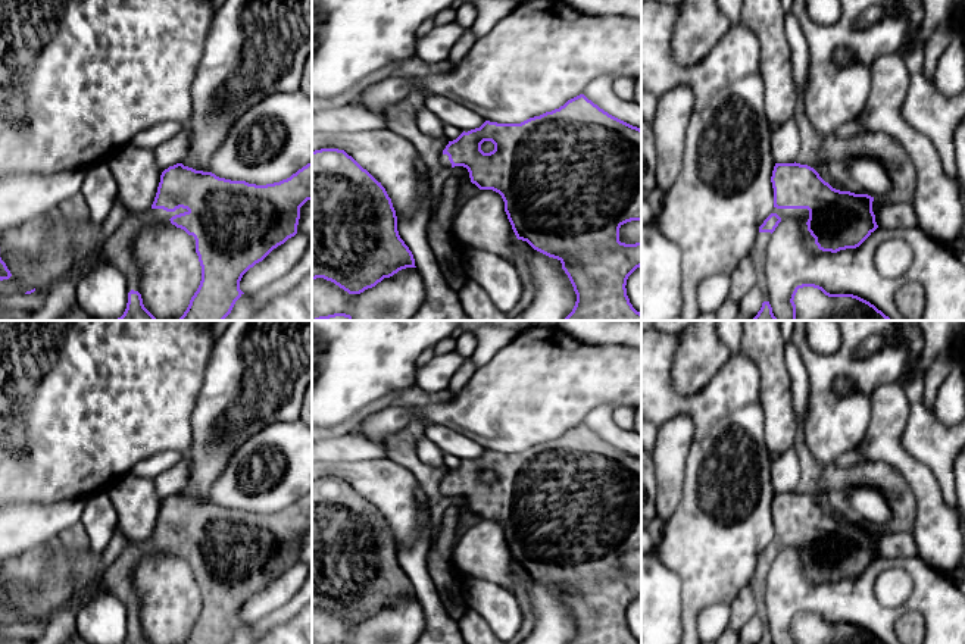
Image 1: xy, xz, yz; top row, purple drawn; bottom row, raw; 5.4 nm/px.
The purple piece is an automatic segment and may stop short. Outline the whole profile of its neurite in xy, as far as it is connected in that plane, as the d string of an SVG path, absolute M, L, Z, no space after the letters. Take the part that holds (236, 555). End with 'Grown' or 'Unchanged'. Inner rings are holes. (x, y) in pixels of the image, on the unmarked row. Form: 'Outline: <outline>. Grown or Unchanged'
Outline: M312 491L299 498L290 507L279 512L256 515L246 510L231 510L219 507L212 501L196 500L177 493L165 498L152 537L143 543L125 547L103 575L103 584L109 593L119 598L128 613L128 632L124 644L152 644L143 634L140 623L141 600L134 587L135 568L153 554L175 554L184 559L196 576L202 595L202 610L190 629L184 644L229 644L235 631L244 623L240 619L243 604L262 591L274 578L284 573L297 563L300 537L312 529Z. Grown

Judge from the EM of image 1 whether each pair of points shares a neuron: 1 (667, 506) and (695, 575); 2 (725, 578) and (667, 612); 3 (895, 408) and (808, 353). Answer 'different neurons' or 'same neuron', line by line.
1: different neurons
2: different neurons
3: different neurons

